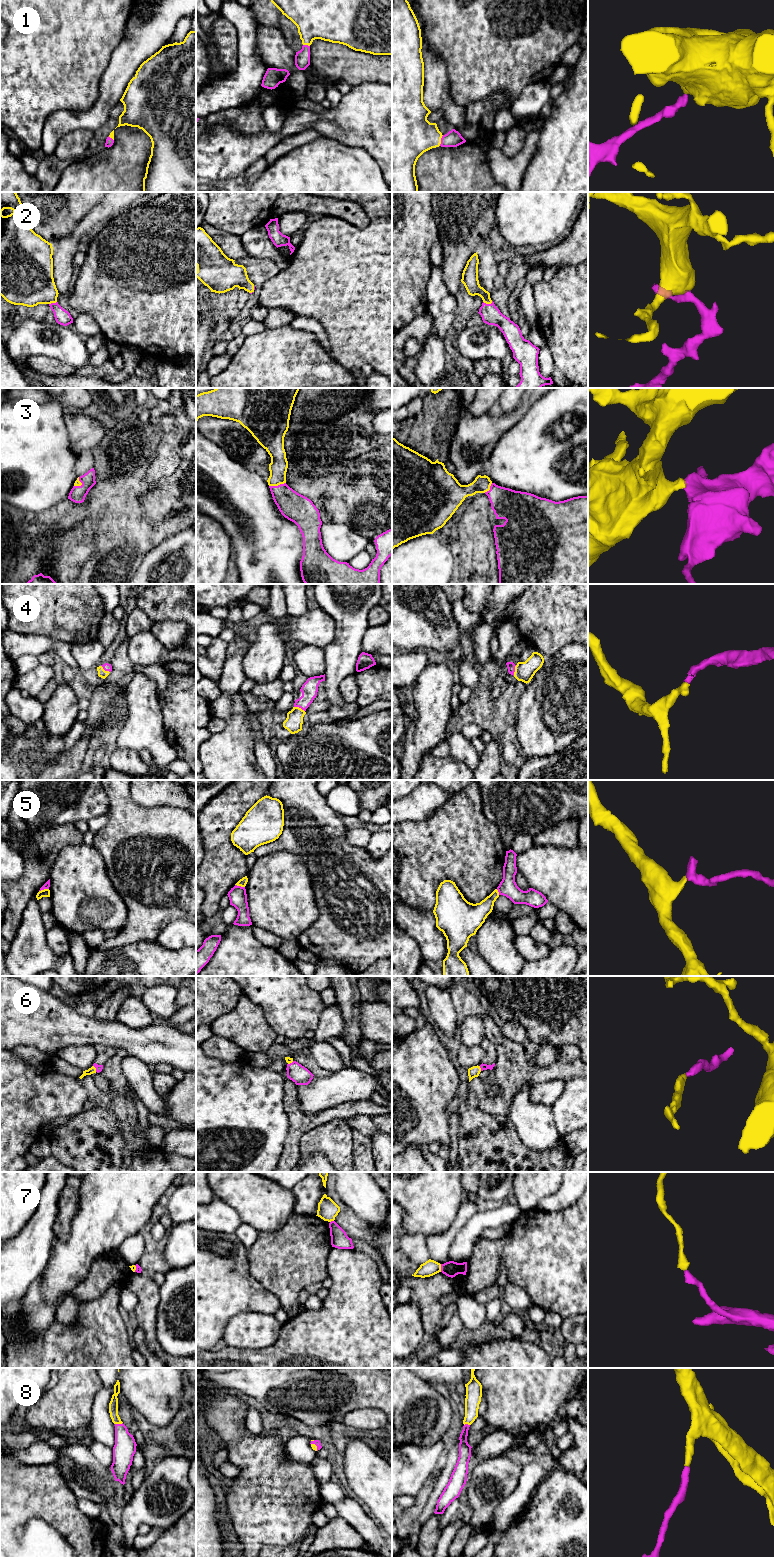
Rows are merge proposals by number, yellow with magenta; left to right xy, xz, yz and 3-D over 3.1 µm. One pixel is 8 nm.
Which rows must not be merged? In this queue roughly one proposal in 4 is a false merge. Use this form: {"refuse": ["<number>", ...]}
{"refuse": ["5", "7"]}

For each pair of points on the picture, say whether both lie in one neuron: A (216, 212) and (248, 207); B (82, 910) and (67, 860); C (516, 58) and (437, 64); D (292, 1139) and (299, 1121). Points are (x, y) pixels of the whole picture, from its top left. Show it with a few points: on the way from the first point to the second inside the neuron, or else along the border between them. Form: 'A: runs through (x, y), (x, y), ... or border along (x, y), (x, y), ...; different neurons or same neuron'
A: runs through (224, 212), (232, 207), (240, 207); same neuron
B: runs through (82, 898), (79, 887), (79, 872); same neuron
C: border along (429, 46), (444, 60), (450, 86); different neurons
D: runs through (294, 1135), (298, 1125); same neuron

